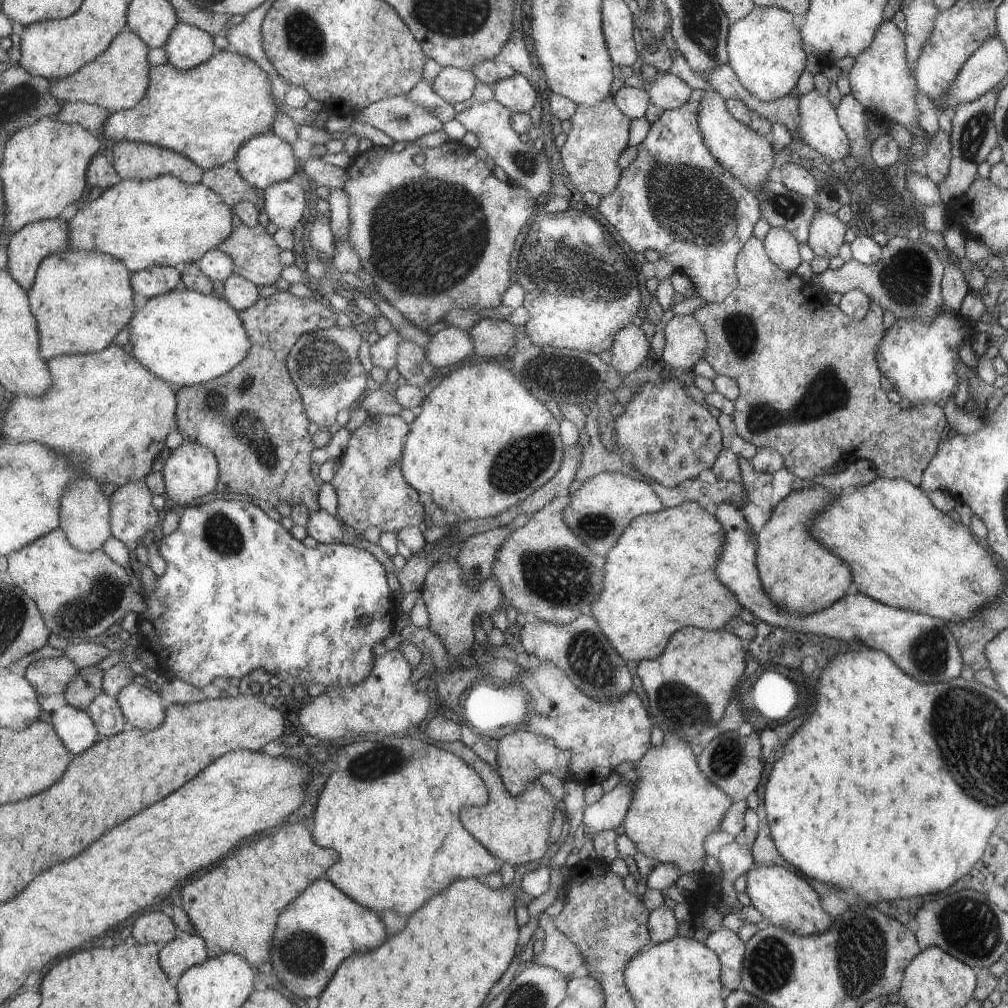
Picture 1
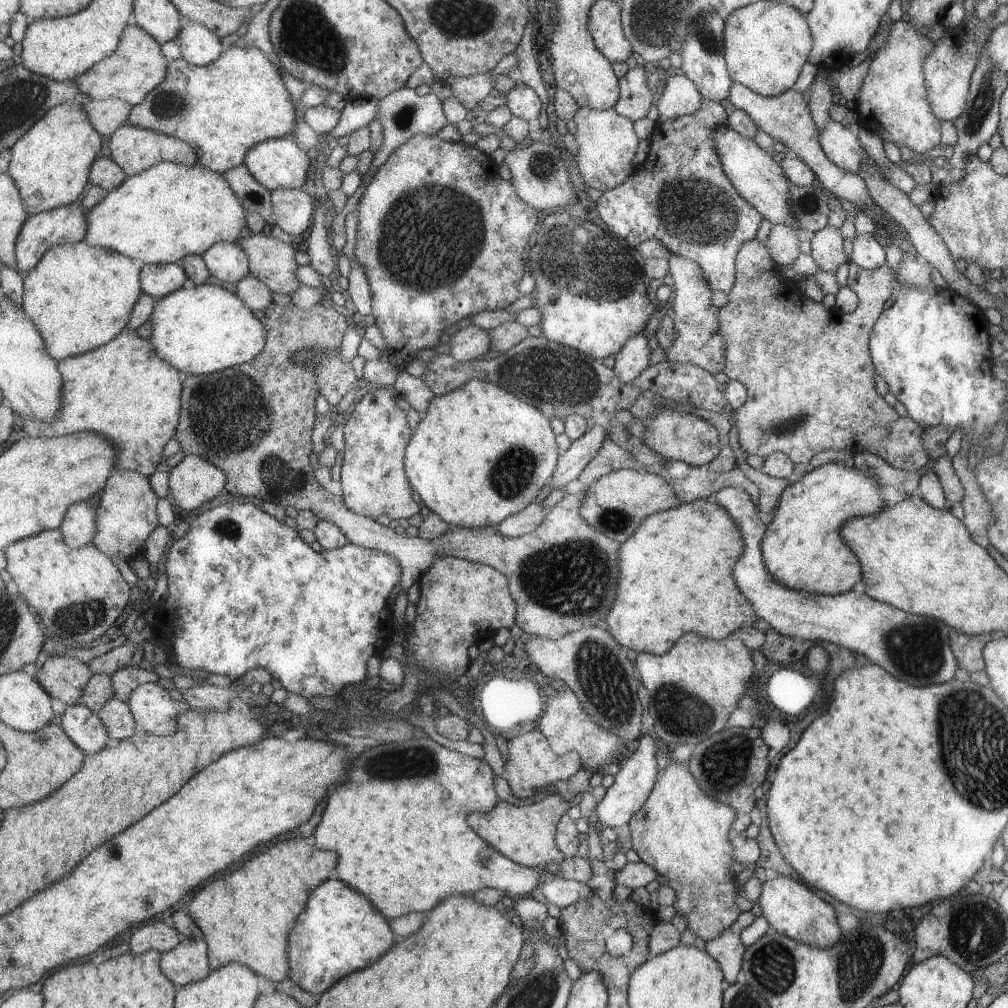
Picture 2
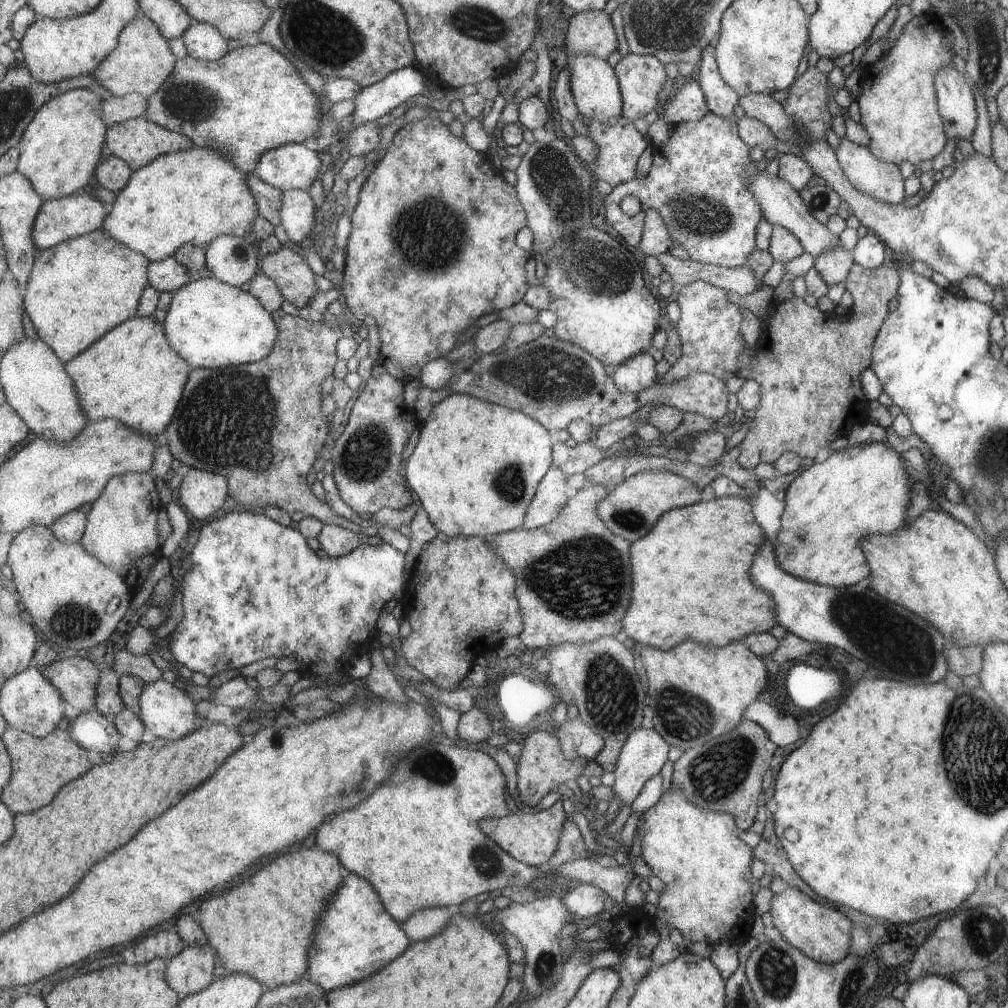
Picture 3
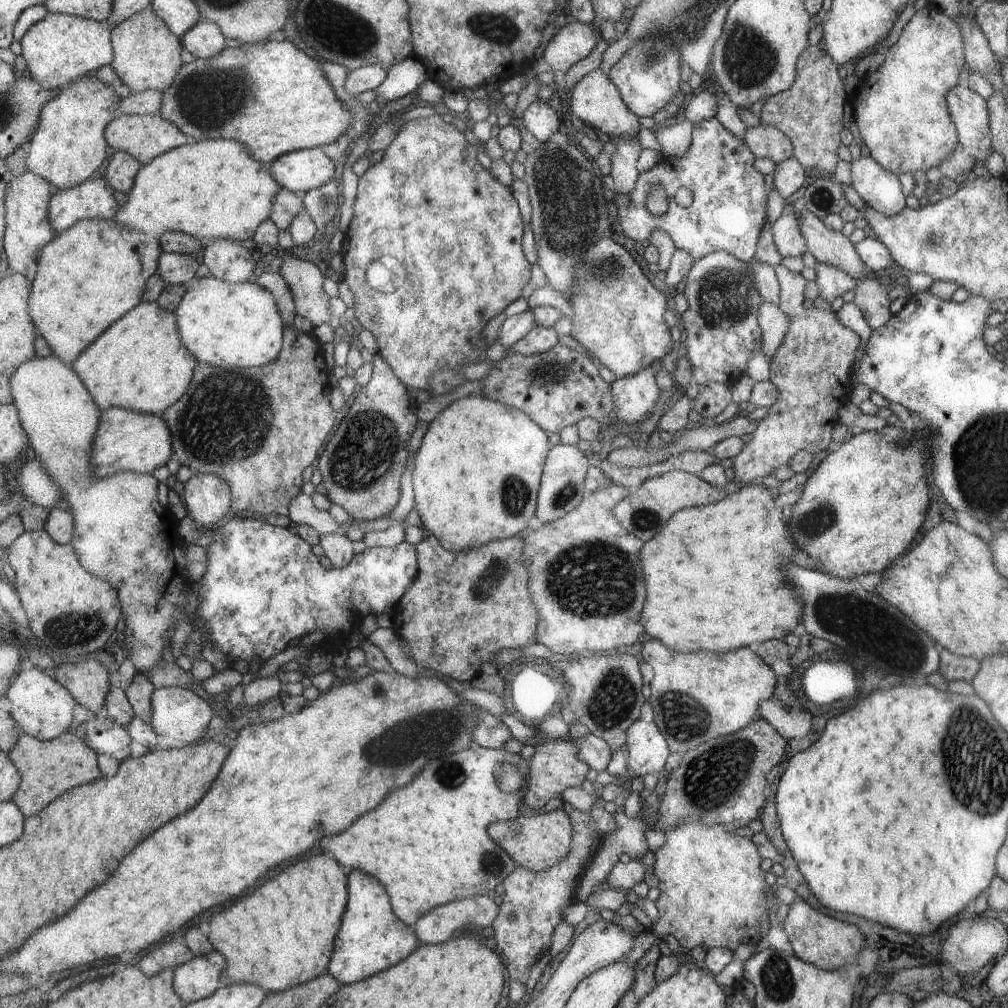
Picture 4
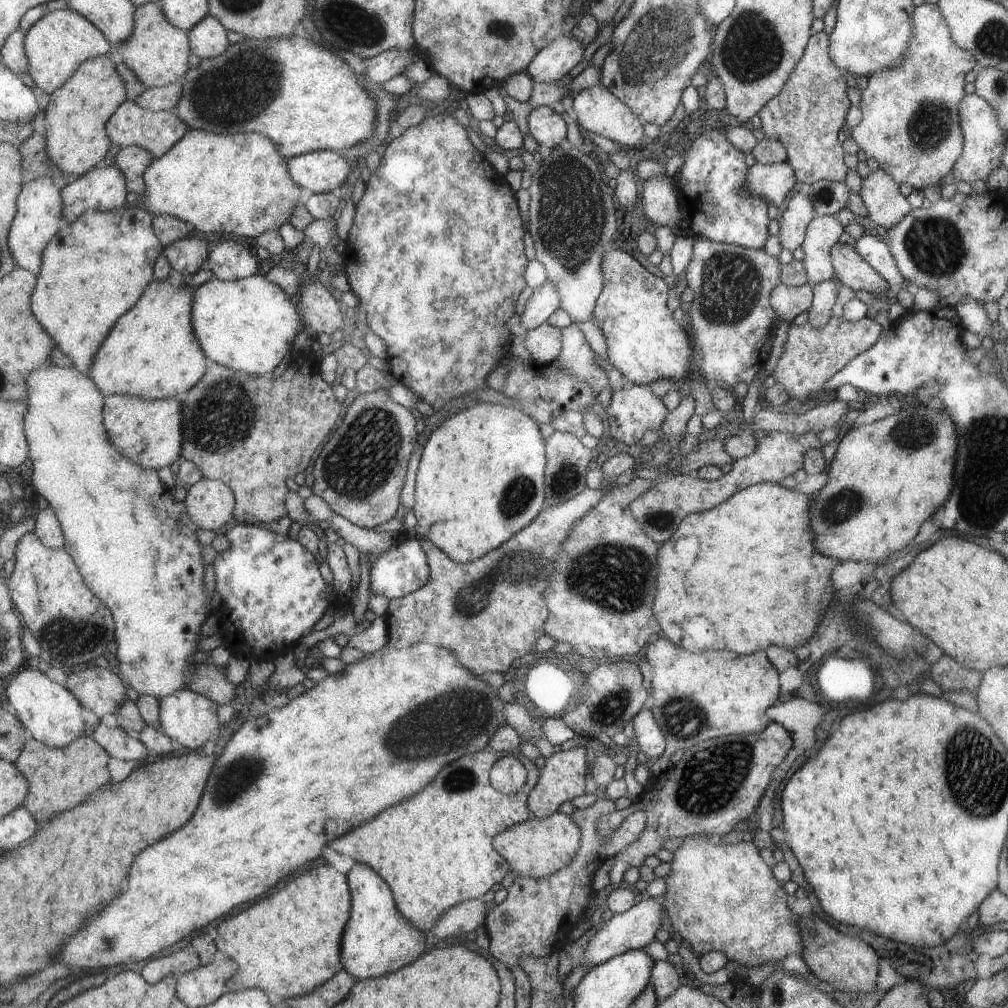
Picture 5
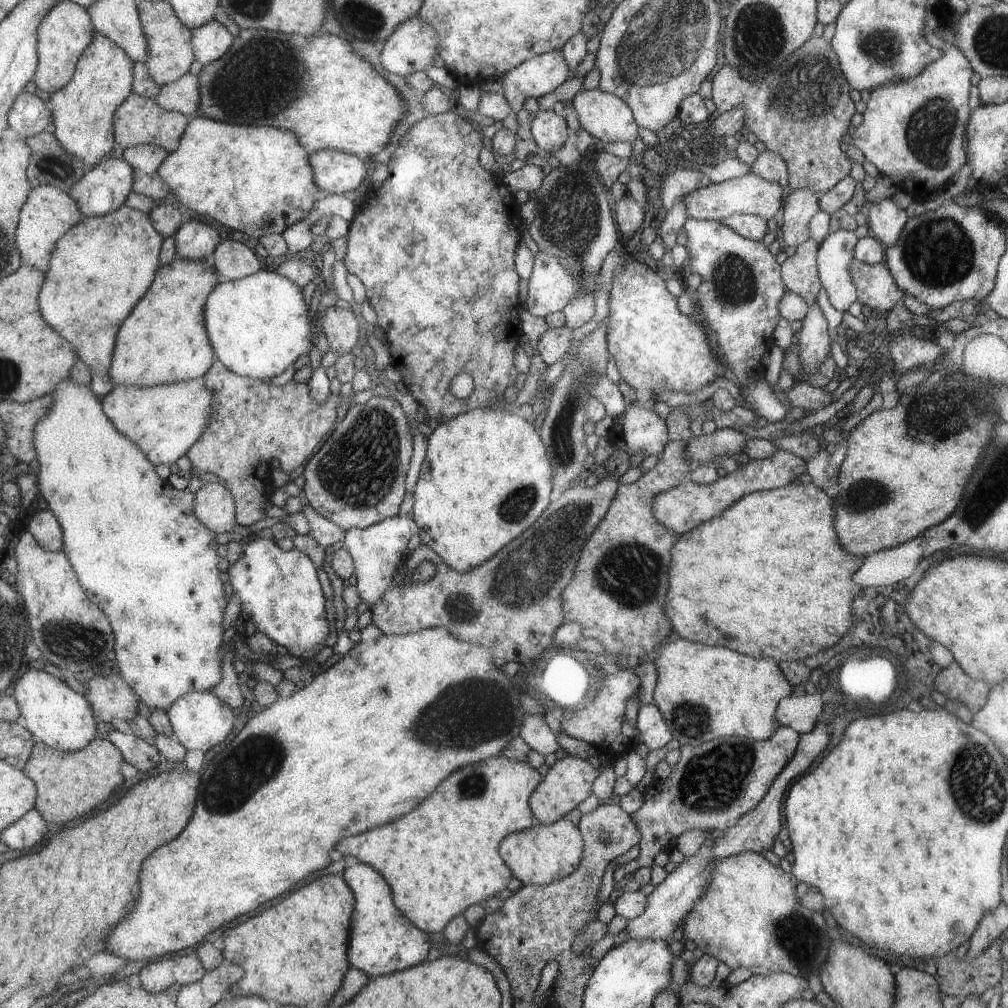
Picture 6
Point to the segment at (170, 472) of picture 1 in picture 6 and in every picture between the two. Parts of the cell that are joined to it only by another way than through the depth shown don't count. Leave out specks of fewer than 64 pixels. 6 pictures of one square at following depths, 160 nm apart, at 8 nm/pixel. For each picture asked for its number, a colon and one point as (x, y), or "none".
2: (195, 480)
3: (202, 492)
4: (208, 498)
5: (211, 503)
6: (215, 505)

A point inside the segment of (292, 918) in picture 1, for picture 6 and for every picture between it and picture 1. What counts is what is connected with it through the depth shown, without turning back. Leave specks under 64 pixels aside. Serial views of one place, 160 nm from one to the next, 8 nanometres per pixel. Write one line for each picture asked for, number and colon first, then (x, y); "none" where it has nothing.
2: (341, 931)
3: (357, 936)
4: (373, 938)
5: (379, 938)
6: (382, 939)

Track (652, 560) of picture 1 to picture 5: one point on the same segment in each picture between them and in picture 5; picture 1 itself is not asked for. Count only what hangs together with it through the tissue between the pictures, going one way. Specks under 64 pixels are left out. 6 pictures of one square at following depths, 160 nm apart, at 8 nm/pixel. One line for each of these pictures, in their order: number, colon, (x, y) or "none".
2: (675, 571)
3: (693, 566)
4: (714, 584)
5: (746, 569)

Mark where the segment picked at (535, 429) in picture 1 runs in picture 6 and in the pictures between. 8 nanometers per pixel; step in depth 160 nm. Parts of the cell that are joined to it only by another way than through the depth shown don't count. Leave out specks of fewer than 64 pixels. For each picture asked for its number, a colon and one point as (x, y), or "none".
2: (479, 454)
3: (476, 466)
4: (463, 497)
5: (481, 478)
6: (485, 478)

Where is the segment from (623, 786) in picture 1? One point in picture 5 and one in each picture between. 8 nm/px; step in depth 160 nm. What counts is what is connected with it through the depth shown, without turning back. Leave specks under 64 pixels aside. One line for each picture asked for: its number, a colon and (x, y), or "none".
2: (632, 783)
3: (644, 752)
4: (646, 749)
5: (650, 740)

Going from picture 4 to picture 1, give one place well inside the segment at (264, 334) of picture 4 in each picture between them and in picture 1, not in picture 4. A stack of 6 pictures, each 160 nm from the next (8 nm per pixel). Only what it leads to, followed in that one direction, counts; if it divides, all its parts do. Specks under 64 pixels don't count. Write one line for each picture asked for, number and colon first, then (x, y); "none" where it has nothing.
1: (186, 337)
2: (200, 329)
3: (212, 324)

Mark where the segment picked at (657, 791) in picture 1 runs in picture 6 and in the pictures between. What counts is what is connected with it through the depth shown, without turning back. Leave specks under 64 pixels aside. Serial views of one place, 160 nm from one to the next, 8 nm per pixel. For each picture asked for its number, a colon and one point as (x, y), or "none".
2: (680, 832)
3: (704, 866)
4: (712, 893)
5: (720, 898)
6: (748, 917)

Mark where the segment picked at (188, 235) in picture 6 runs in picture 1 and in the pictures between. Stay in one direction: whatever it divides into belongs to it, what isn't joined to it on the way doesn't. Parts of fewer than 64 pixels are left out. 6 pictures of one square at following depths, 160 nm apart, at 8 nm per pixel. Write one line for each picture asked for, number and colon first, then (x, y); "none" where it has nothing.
1: (155, 281)
2: (159, 281)
3: (170, 274)
4: (175, 268)
5: (187, 256)

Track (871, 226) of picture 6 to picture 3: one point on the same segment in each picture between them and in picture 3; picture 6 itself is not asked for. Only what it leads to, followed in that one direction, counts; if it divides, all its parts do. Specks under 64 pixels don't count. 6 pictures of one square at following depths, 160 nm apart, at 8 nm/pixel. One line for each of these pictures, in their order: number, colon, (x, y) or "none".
3: (868, 174)
4: (877, 187)
5: (885, 206)

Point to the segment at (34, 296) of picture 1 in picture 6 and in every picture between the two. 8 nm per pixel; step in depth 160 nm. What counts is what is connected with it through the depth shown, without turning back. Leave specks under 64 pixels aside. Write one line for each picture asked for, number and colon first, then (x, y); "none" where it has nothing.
2: (80, 296)
3: (80, 289)
4: (91, 275)
5: (95, 269)
6: (100, 270)

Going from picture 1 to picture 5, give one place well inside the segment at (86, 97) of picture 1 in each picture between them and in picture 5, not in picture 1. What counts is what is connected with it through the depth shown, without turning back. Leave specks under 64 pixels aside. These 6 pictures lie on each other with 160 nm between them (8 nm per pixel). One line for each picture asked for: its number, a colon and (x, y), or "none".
2: (138, 66)
3: (143, 61)
4: (147, 54)
5: (158, 51)

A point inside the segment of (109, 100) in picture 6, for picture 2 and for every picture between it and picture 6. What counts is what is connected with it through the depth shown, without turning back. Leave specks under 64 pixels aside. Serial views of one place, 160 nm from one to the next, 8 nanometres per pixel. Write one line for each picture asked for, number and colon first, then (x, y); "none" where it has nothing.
2: (51, 164)
3: (60, 151)
4: (70, 145)
5: (76, 118)

